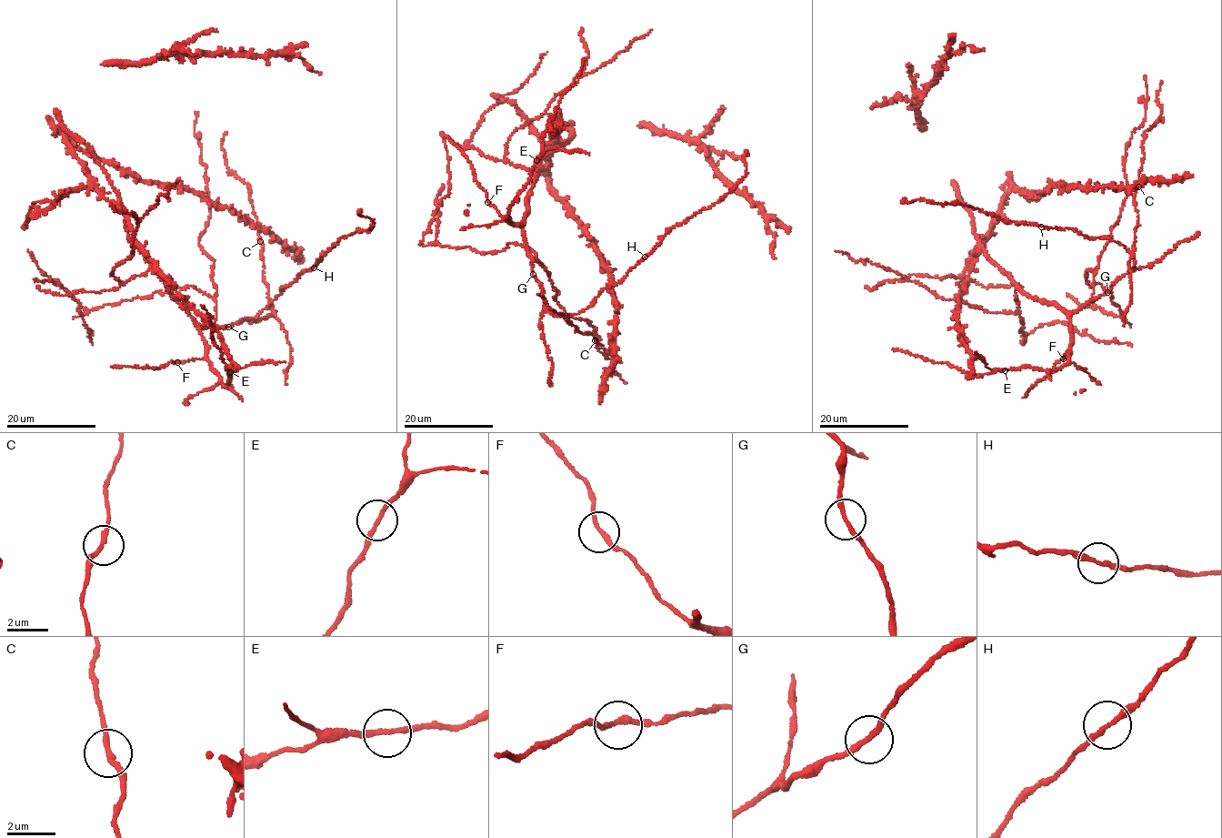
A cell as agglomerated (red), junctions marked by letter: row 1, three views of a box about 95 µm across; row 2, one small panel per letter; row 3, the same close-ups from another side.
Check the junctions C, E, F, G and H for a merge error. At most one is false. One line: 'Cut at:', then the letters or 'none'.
Cut at: none

